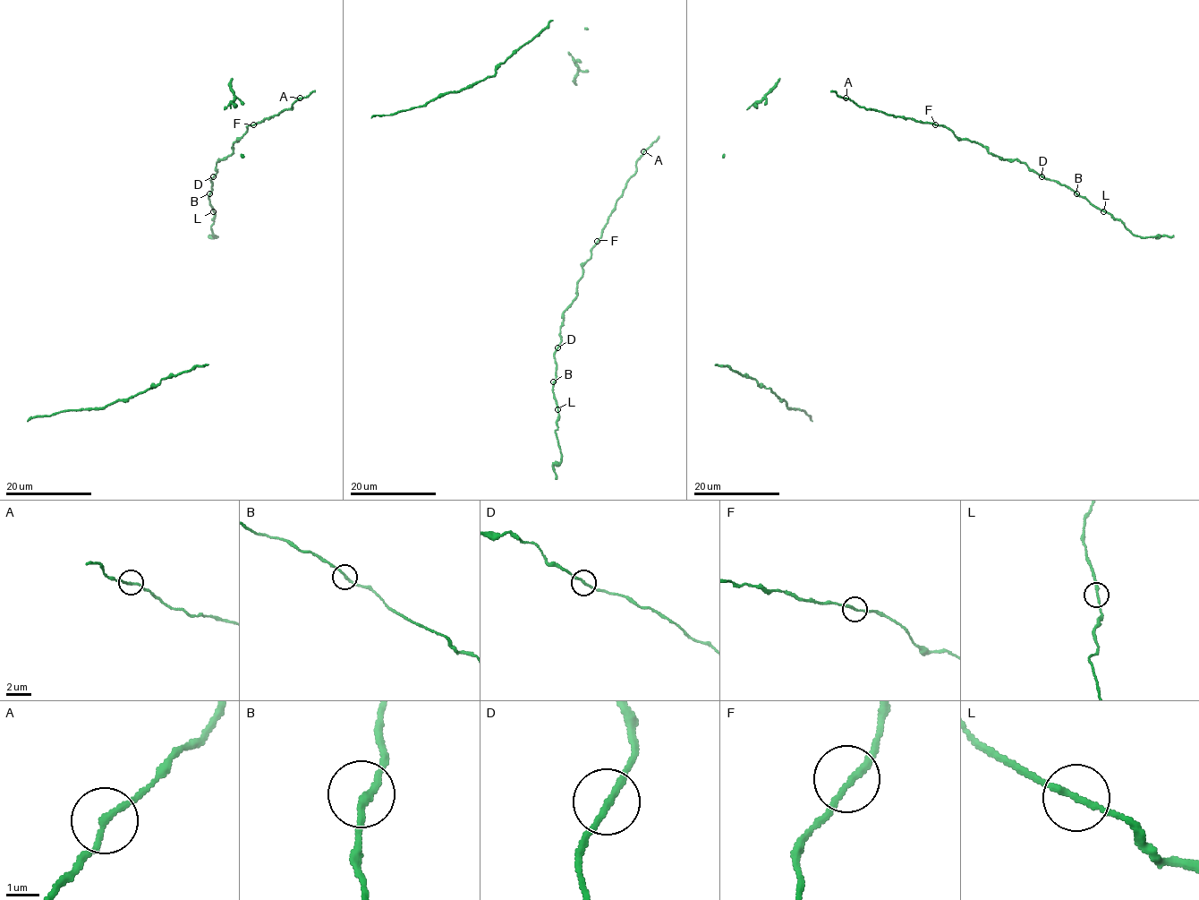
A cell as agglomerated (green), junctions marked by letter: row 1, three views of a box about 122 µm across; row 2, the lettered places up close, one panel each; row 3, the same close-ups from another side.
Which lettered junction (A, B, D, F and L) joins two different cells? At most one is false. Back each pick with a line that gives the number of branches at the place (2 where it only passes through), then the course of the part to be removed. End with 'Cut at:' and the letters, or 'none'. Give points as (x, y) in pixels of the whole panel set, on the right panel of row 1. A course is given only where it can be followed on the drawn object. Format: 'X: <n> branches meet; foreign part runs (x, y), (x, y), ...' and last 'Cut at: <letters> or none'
L: 2 branches meet; foreign part runs (1104, 210), (1135, 235), (1173, 235)
Cut at: L

